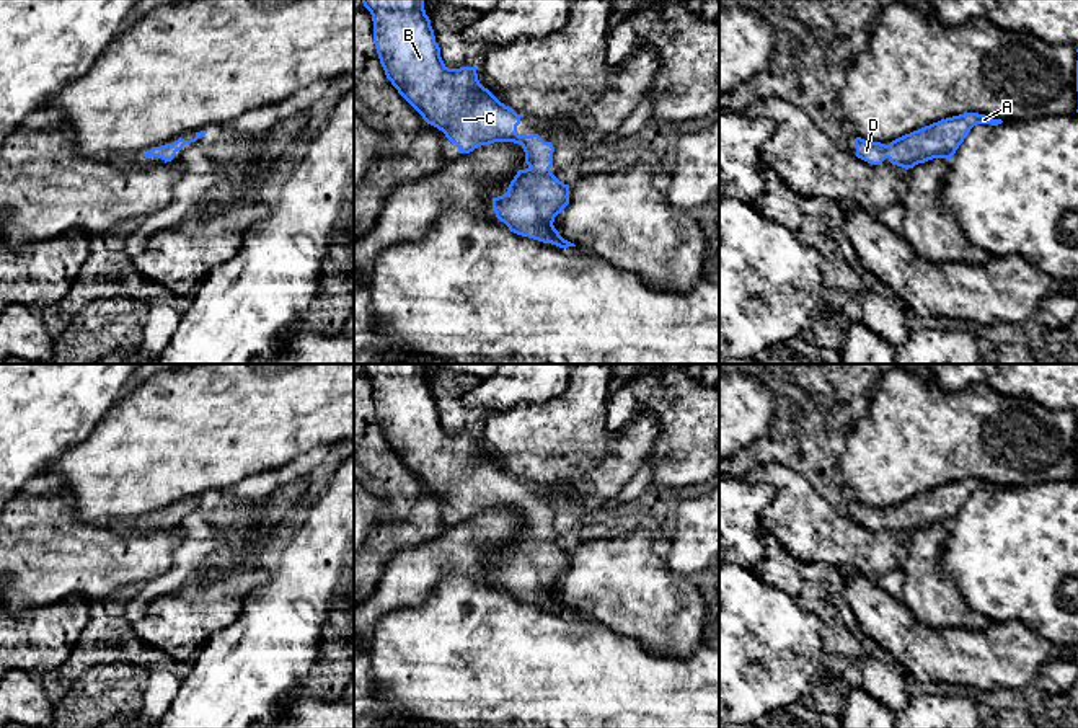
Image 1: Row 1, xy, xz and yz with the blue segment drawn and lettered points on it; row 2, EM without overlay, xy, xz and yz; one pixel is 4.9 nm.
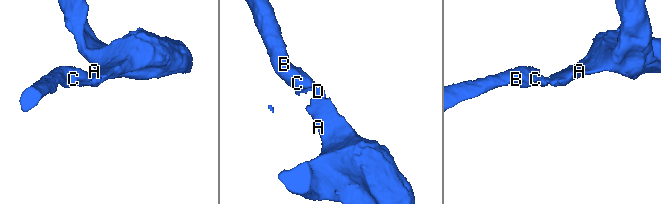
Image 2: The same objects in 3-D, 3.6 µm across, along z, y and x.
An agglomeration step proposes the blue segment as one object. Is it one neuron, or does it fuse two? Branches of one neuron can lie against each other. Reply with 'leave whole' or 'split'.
leave whole

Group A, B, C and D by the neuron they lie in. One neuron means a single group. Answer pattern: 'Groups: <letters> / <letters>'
Groups: A B C D

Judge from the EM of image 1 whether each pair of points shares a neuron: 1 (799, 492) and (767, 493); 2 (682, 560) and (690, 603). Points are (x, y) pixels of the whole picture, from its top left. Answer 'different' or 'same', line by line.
1: different
2: different

